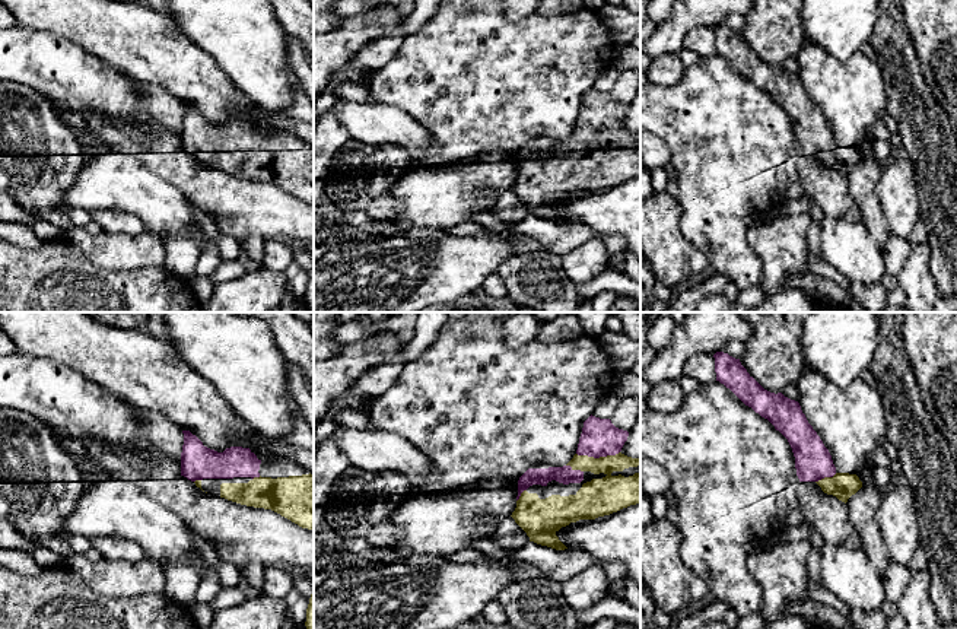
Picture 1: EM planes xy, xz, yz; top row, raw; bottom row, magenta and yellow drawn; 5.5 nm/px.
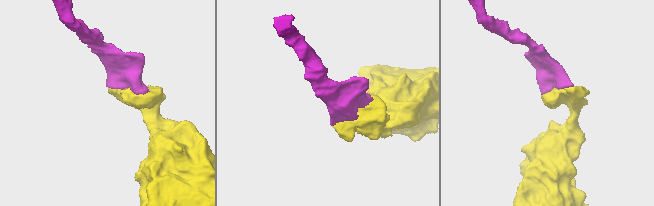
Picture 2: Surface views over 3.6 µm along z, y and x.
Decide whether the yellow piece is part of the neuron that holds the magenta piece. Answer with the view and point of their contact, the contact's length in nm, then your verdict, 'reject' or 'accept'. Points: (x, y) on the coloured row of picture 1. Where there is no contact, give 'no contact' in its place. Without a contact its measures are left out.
xz (597, 457) | 240 nm | accept

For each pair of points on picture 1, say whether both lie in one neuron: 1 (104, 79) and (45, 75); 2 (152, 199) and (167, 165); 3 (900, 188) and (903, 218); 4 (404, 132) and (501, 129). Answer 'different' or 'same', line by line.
1: same
2: different
3: same
4: different

